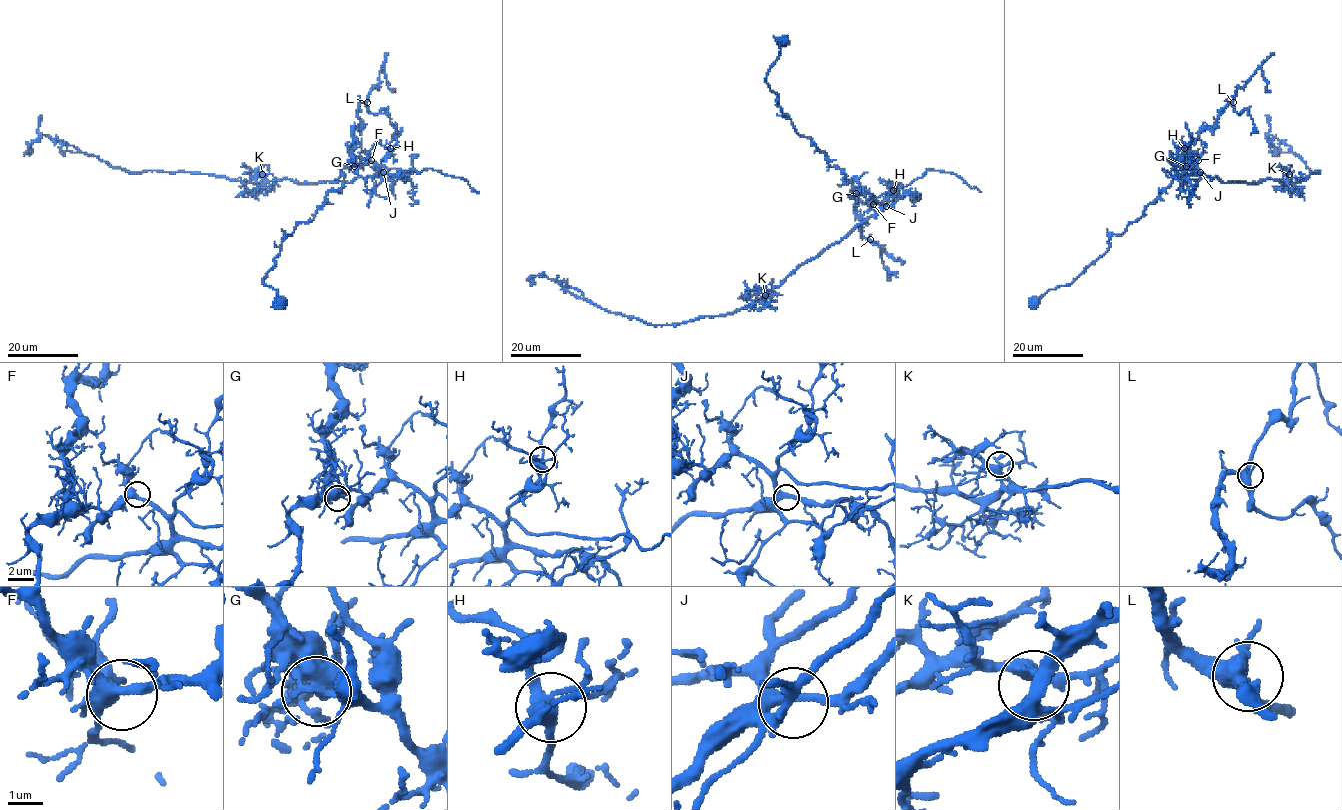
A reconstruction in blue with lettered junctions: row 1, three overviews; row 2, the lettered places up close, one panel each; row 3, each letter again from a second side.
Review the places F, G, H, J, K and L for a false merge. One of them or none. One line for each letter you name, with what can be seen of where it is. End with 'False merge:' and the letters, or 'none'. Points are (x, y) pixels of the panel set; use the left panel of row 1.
G: (354, 166)
False merge: G

